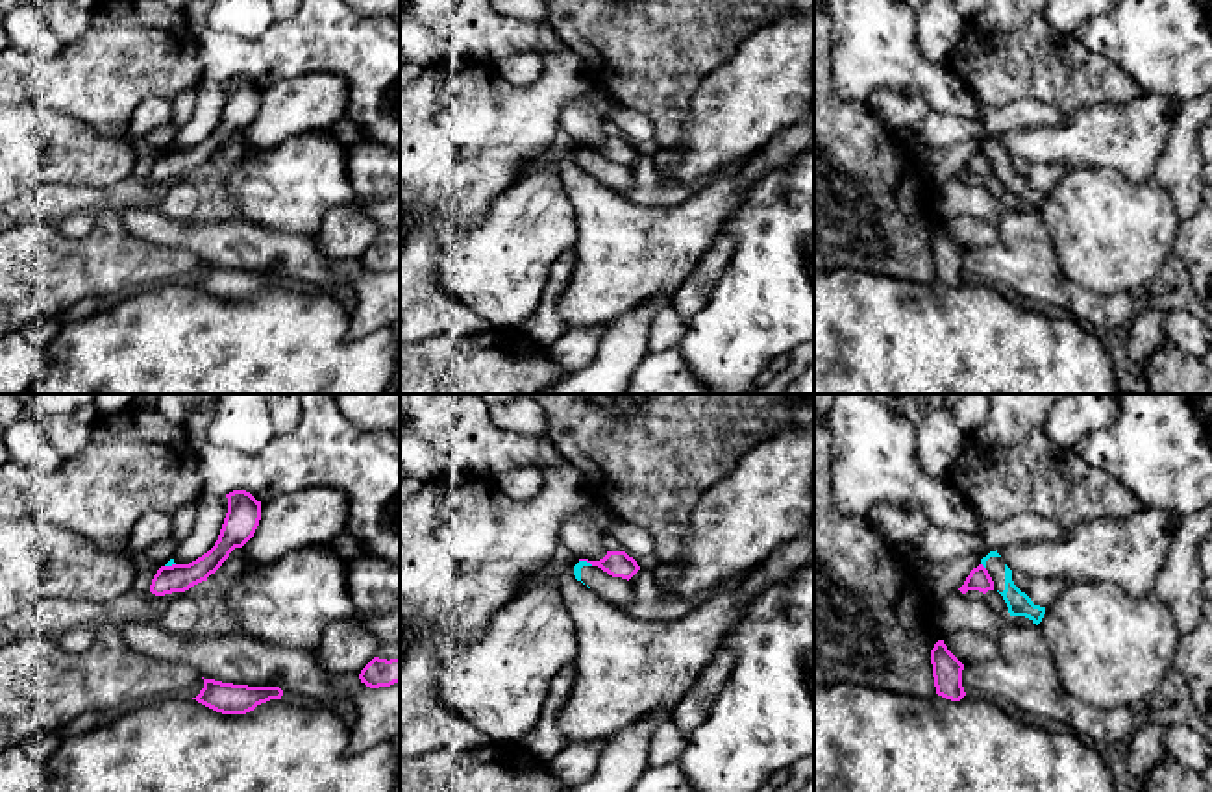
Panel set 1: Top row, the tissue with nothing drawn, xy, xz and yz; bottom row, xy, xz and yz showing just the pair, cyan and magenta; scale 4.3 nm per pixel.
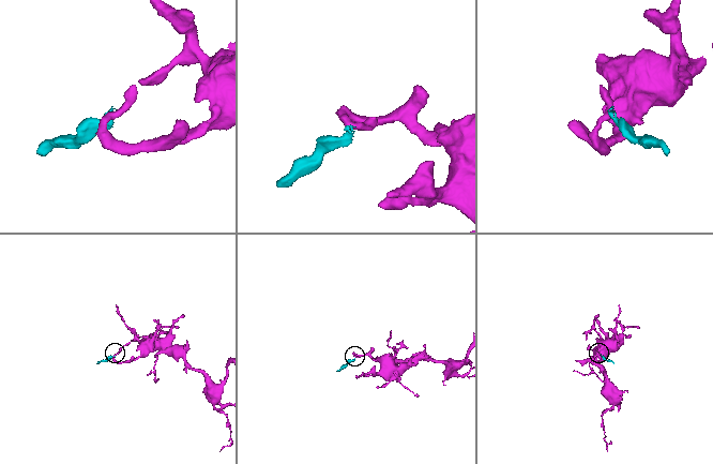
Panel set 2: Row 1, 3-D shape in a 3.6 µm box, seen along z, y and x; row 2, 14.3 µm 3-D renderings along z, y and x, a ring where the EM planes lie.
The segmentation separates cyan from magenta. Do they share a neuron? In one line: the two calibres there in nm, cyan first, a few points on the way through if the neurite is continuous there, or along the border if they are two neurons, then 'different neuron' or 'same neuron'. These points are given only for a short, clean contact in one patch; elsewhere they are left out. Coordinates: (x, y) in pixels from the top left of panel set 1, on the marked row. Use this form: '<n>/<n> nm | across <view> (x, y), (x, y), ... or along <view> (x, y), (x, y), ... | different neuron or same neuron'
40/110 nm | along xz (580, 559), (593, 565) | different neuron

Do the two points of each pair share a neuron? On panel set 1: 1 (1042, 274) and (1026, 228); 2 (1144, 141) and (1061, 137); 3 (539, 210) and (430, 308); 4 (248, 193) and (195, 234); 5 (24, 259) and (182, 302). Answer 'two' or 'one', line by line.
1: one
2: one
3: two
4: two
5: two

